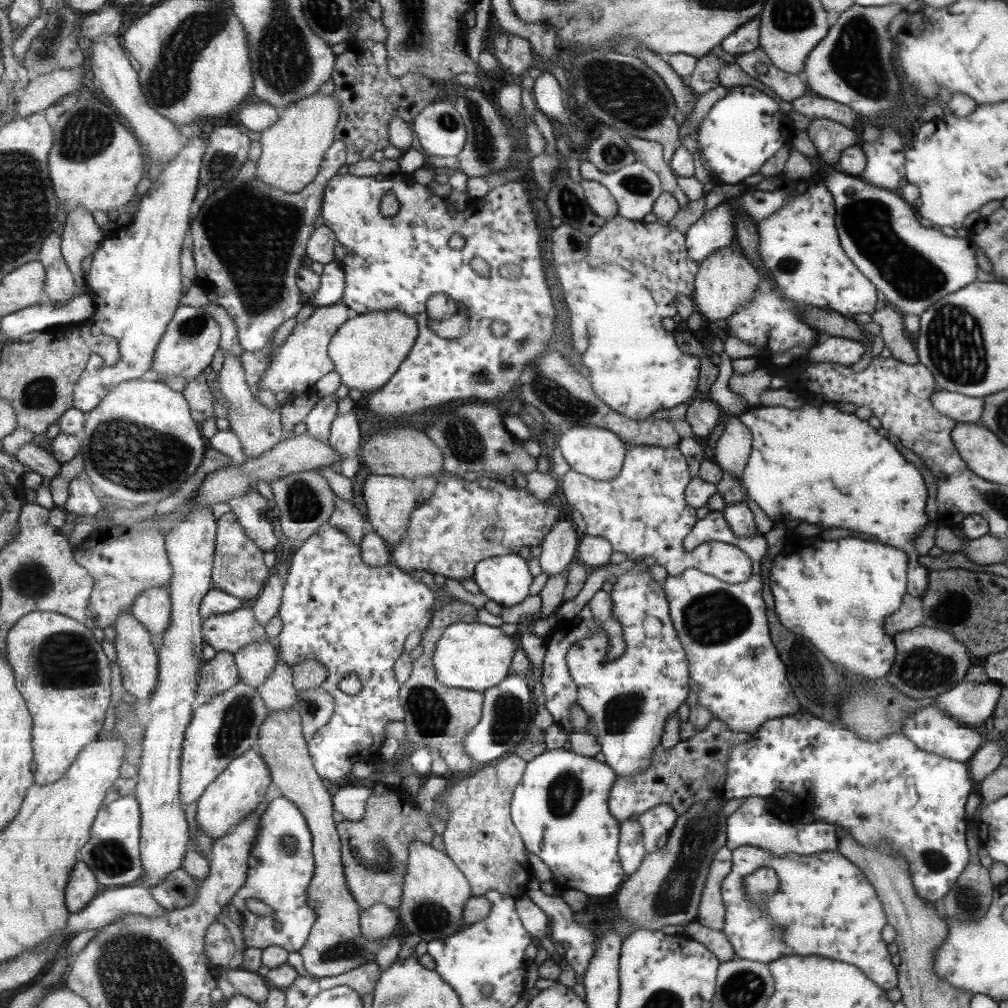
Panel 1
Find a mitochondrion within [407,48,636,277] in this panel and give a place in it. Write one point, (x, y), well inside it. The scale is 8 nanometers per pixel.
(484, 151)

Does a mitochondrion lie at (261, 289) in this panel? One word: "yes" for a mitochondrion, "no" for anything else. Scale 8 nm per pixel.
yes

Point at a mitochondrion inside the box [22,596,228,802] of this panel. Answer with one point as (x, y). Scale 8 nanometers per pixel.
(67, 659)

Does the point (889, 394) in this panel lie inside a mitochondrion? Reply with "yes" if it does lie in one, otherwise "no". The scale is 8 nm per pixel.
no

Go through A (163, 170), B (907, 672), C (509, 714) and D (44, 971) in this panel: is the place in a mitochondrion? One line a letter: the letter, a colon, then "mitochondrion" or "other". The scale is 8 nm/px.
A: other
B: mitochondrion
C: mitochondrion
D: other

